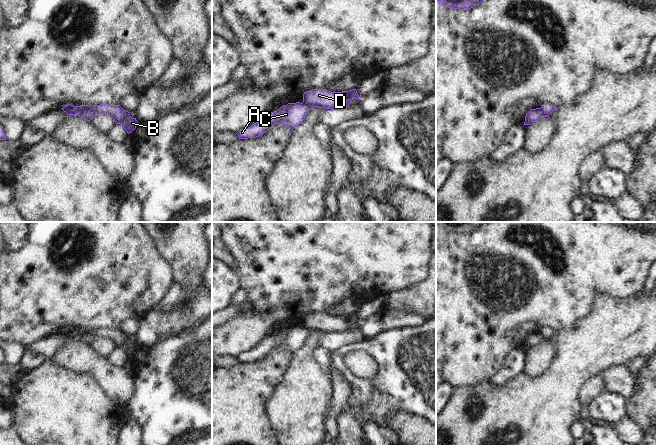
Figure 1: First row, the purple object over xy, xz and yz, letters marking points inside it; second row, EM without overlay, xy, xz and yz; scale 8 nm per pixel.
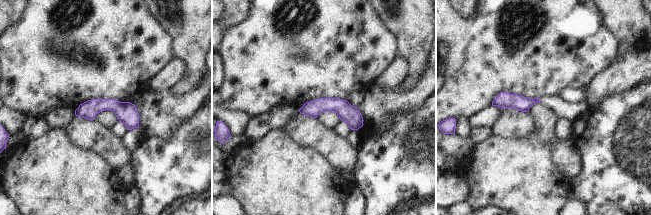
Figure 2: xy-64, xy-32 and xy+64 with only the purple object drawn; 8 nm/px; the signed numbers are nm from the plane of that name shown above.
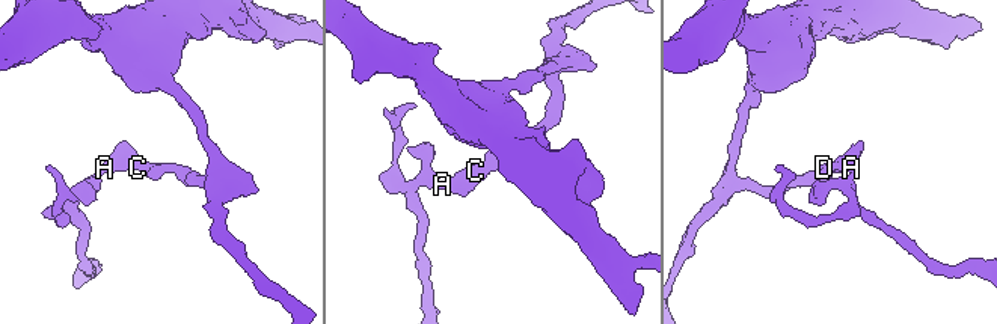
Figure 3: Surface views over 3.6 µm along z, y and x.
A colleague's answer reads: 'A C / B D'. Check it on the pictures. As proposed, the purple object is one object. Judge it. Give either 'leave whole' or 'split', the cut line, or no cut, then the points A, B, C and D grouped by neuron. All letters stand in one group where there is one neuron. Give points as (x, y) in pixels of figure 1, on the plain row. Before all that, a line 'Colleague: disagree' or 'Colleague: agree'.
Colleague: agree
split; cut xy (89, 330), (85, 331), (78, 338); groups A C / B D

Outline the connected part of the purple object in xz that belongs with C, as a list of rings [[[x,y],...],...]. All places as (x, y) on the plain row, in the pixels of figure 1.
[[[300,326],[288,327],[277,335],[262,339],[252,350],[240,353],[236,358],[239,363],[256,362],[263,359],[275,348],[282,348],[293,354],[302,347],[312,332],[314,331]]]

